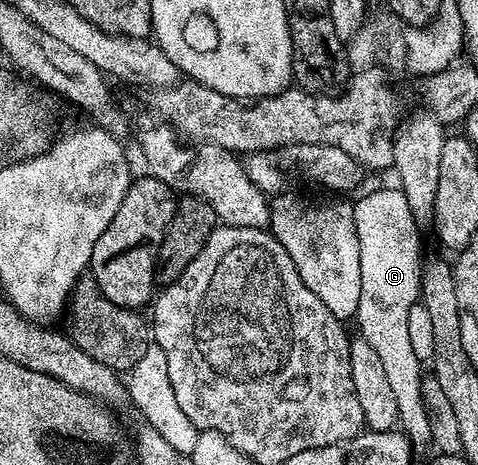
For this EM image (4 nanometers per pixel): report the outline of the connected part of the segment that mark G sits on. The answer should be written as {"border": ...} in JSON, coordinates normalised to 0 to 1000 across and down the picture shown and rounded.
{"border":[[[828,400],[766,415],[753,432],[743,432],[736,458],[749,495],[749,529],[757,563],[757,641],[749,649],[741,688],[743,695],[753,695],[751,720],[762,723],[766,735],[774,735],[774,744],[782,744],[785,757],[799,768],[799,789],[808,794],[812,819],[824,837],[824,856],[833,856],[833,882],[843,910],[862,912],[870,895],[885,897],[891,886],[879,845],[883,778],[858,744],[854,708],[858,662],[879,645],[881,492],[866,465],[858,460],[858,434],[849,434],[849,417]]]}

